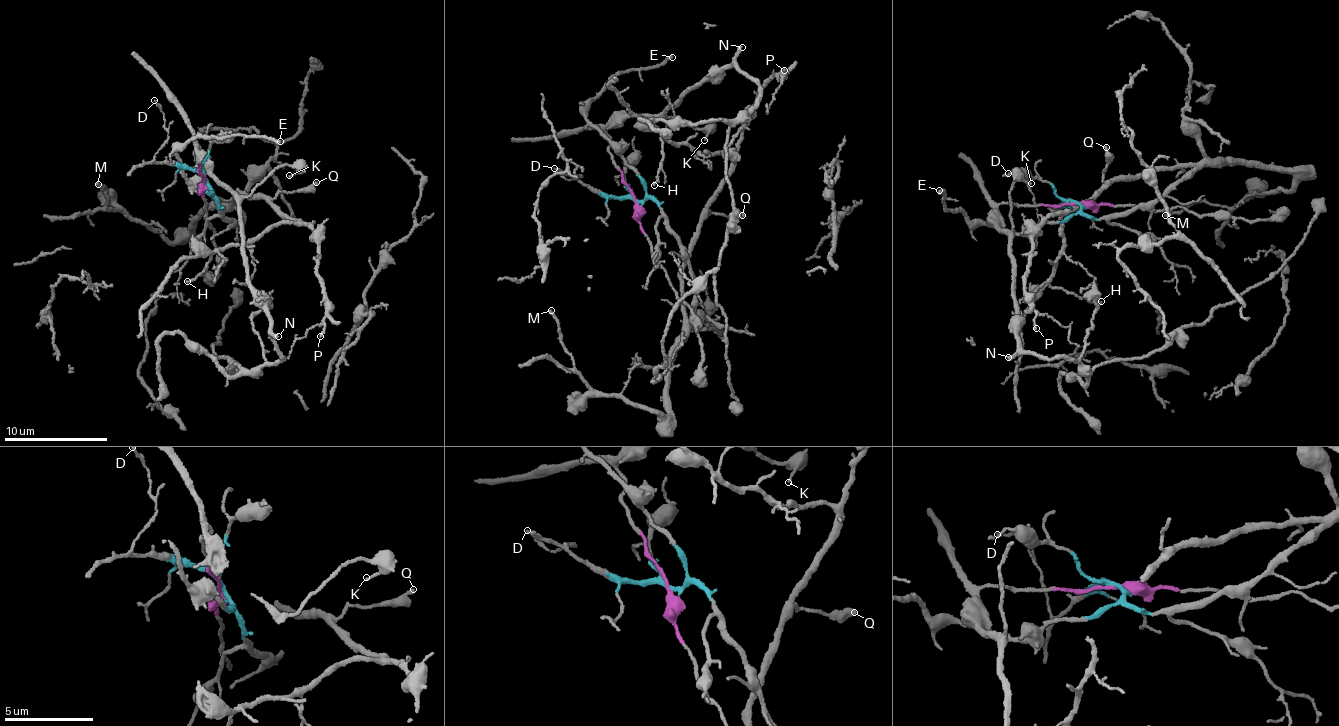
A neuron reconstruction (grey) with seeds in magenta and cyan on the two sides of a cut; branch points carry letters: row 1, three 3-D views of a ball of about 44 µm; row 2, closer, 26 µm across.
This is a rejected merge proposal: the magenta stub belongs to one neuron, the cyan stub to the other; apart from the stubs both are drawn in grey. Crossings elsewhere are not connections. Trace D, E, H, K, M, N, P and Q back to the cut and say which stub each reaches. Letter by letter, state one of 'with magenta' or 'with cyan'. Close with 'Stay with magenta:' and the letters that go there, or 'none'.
D: with cyan
E: with cyan
H: with cyan
K: with magenta
M: with cyan
N: with magenta
P: with cyan
Q: with cyan
Stay with magenta: K, N

